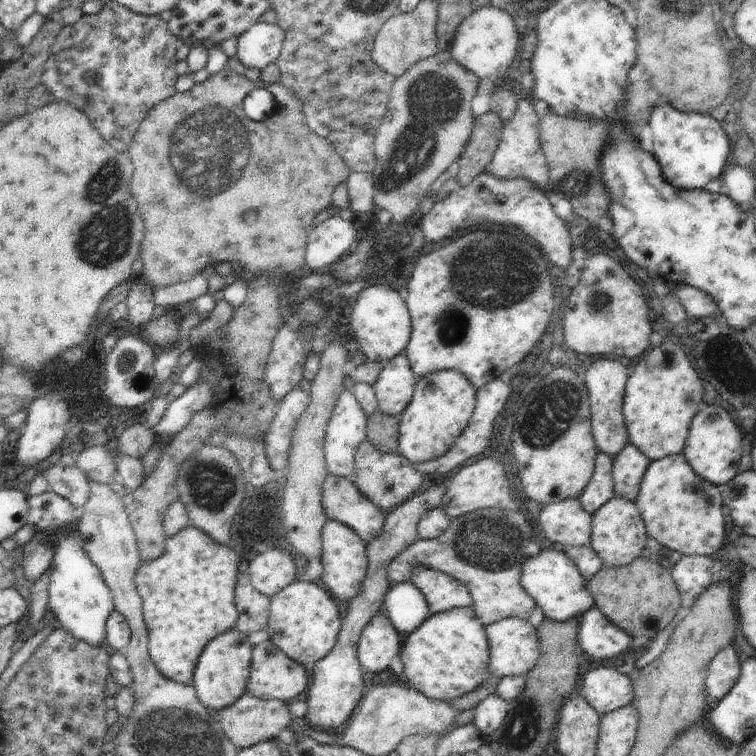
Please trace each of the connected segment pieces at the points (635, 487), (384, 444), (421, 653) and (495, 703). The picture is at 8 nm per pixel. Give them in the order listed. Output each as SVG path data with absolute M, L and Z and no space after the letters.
M629 442L613 459L614 497L634 503L650 463L648 456Z
M380 410L367 417L367 440L383 453L396 453L401 415L387 415Z
M473 607L453 608L429 616L408 635L399 656L404 663L404 680L429 699L451 703L475 691L490 676L490 651L485 626Z
M494 693L488 695L475 708L474 724L481 730L484 736L490 736L506 718L509 706L500 695Z

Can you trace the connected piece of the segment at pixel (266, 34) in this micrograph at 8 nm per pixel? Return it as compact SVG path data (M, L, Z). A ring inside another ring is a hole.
M258 21L238 37L235 57L246 67L262 72L280 56L285 30L278 24Z

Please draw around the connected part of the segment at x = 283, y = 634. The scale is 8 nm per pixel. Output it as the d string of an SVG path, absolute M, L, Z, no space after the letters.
M295 580L271 598L266 630L286 656L311 668L334 648L342 621L336 602L322 584Z

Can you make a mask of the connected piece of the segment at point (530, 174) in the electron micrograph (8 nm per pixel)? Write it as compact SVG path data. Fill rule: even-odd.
M521 97L516 112L508 122L505 122L496 152L484 172L504 180L526 179L532 182L533 186L536 185L544 192L548 192L548 161L540 146L540 129L540 116L536 113L531 99Z

